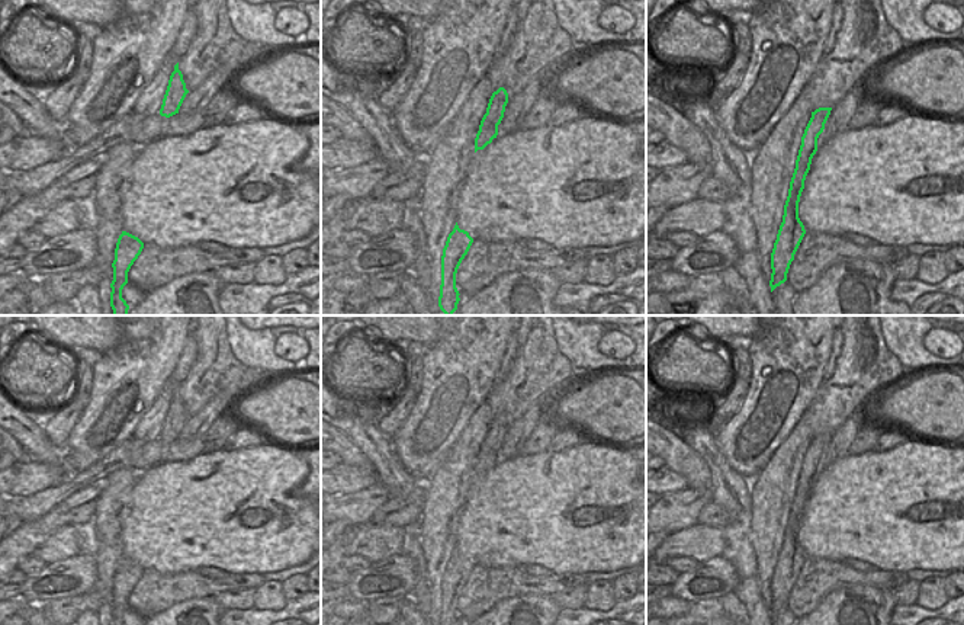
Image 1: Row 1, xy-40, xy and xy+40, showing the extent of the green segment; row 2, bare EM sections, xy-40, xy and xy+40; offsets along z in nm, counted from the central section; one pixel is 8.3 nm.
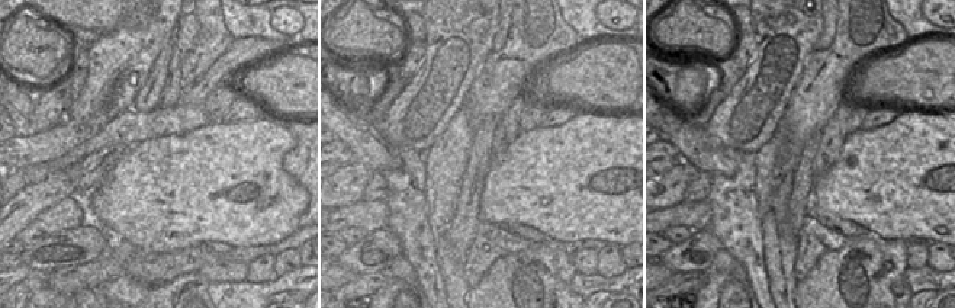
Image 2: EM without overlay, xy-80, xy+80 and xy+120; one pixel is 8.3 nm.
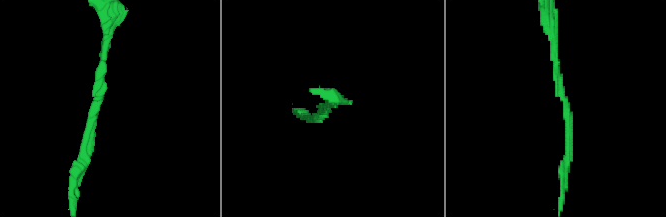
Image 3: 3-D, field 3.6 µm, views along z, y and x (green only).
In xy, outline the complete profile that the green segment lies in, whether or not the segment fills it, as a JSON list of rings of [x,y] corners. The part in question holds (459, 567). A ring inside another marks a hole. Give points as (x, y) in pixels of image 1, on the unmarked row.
[[[457,548],[449,560],[441,581],[441,610],[438,625],[460,625],[456,613],[457,594],[467,580],[473,564],[467,557],[460,555]]]

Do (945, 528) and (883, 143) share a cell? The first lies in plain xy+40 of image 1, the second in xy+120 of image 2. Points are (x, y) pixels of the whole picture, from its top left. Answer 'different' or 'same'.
same

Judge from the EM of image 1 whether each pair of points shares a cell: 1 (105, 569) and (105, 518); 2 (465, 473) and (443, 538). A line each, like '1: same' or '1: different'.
1: same
2: same

